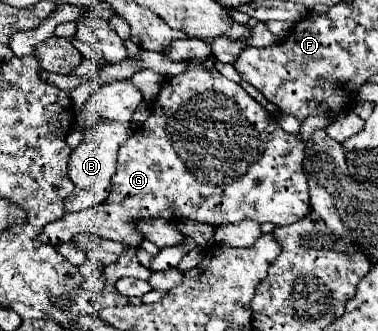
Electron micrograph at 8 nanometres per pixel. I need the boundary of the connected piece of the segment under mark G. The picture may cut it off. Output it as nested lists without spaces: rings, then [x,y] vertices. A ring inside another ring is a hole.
[[[214,58],[194,60],[188,62],[186,72],[162,82],[148,120],[120,144],[118,166],[112,176],[108,198],[90,210],[64,214],[64,218],[46,224],[38,234],[38,242],[50,242],[56,246],[68,242],[76,234],[90,232],[124,246],[138,246],[142,238],[136,238],[134,224],[142,218],[186,218],[212,226],[236,224],[242,220],[254,220],[258,224],[270,222],[274,226],[294,224],[310,214],[310,196],[306,190],[306,176],[302,174],[302,160],[304,144],[300,134],[288,134],[282,128],[278,130],[278,122],[264,106],[248,96],[240,84],[230,82],[214,68]]]

